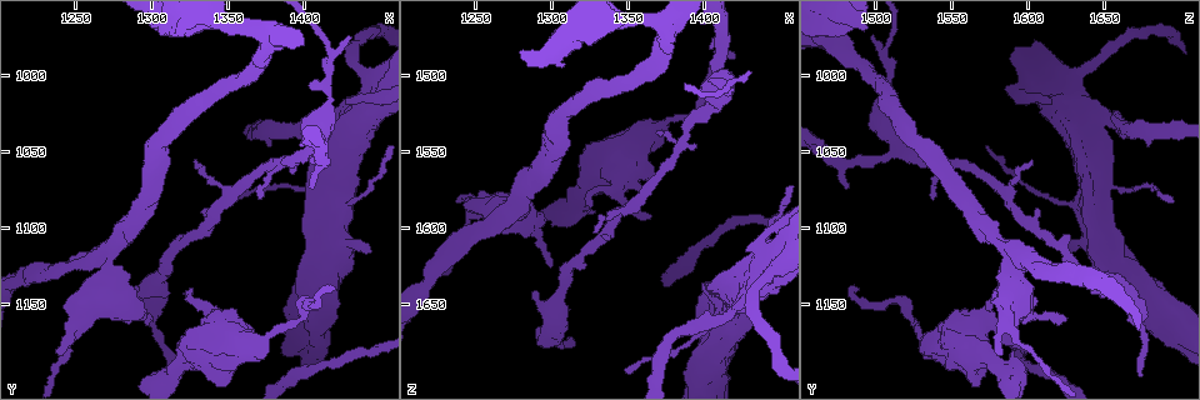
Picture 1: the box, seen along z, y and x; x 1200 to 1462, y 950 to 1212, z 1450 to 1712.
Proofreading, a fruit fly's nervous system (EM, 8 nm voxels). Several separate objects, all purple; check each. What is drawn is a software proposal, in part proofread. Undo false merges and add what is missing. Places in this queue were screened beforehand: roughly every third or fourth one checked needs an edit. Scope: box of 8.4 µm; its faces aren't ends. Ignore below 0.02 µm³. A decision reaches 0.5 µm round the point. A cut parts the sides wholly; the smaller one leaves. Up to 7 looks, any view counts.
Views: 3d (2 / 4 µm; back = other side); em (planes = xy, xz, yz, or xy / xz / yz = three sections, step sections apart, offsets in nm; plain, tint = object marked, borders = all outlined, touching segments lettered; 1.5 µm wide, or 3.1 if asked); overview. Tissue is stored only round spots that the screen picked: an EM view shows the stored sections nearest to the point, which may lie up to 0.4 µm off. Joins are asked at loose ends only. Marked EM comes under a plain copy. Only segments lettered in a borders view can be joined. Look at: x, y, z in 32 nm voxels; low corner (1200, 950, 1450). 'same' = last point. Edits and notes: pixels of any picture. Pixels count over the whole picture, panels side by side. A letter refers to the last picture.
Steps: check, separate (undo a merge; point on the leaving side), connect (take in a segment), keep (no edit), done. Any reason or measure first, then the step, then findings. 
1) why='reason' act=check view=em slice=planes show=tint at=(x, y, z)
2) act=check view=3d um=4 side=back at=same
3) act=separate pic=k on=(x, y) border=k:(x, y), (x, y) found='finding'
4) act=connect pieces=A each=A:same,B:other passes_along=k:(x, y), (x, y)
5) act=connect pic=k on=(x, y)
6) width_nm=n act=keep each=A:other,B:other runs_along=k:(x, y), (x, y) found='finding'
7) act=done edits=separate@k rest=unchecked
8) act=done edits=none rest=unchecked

why='three arms meet' act=check view=3d um=4 side=back at=(1428, 1026, 1640)

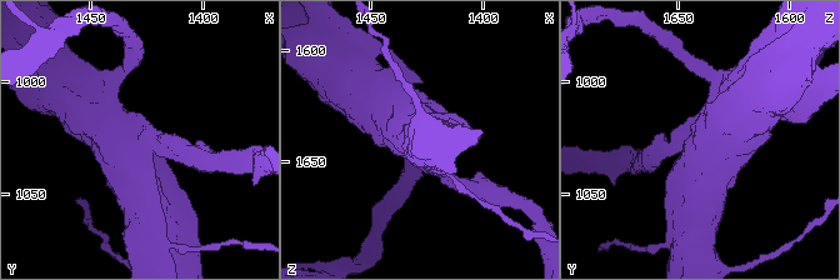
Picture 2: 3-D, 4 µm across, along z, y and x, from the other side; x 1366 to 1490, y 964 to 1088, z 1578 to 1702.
arms=3 arm_widths_nm=200,600,700 act=check view=em slice=xz step=4 show=tint at=(1429, 1027, 1641)

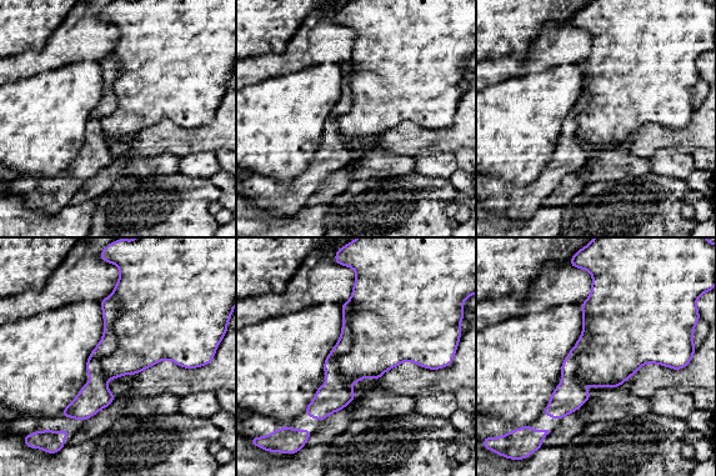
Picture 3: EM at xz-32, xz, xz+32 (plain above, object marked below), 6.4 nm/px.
act=check view=em slice=xz step=4 show=borders at=same

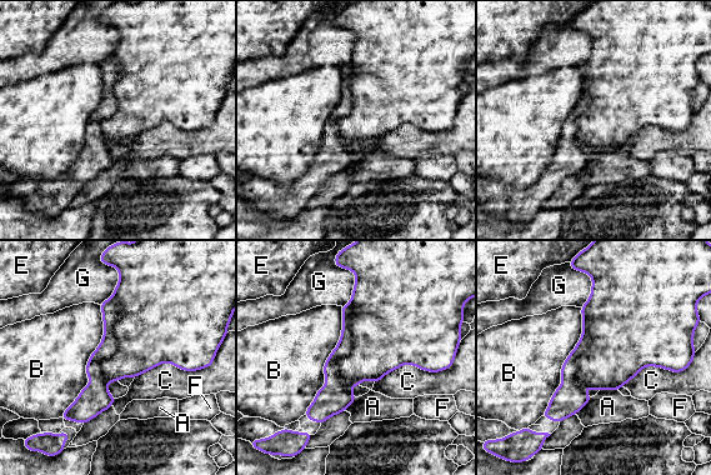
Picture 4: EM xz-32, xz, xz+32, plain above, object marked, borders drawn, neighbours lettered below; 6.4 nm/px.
act=separate pic=4 on=(111, 311) each=A:other,B:other,C:other,E:other,F:other,G:other found='two neurons meet here'

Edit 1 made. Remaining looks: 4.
why='branch stops here' act=check view=3d um=2 side=back at=(1444, 1114, 1624)

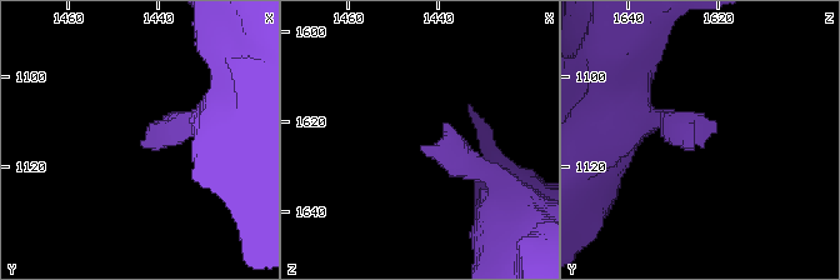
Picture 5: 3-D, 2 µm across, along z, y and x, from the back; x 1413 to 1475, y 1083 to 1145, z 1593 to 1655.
act=check view=em slice=xy step=8 show=borders at=(1444, 1114, 1624)

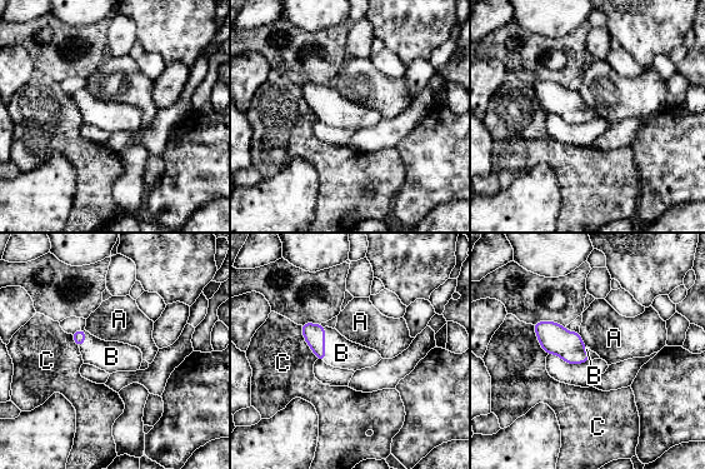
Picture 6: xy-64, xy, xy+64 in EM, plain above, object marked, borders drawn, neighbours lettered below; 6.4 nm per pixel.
why='another direction' act=check view=em slice=planes show=borders at=same

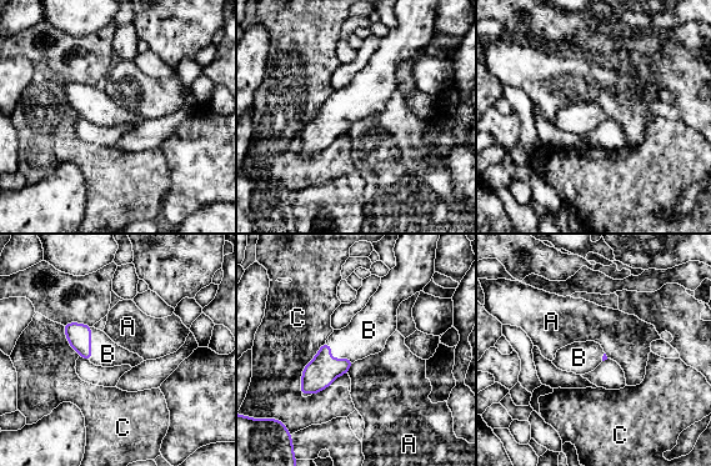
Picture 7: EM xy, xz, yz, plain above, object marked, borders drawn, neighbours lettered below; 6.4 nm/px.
act=connect pieces=B each=A:other,B:same,C:other passes_along=7:(319, 374), (335, 359), (365, 335) found='the neuron continues'

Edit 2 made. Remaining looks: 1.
why='branch stops here' act=check view=em slice=planes show=borders at=(1238, 1184, 1582)

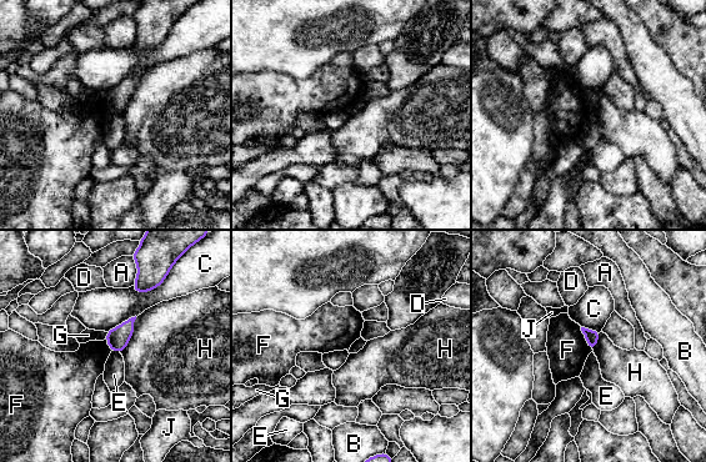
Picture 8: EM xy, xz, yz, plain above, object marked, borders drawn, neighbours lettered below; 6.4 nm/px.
act=keep each=A:other,B:other,C:other,D:other,E:other,F:other,G:other,H:other,J:other border=8:(111, 350), (119, 352) found='none of them fits'

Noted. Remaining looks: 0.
act=done edits=separate@4,connect@7 rest=unchecked

